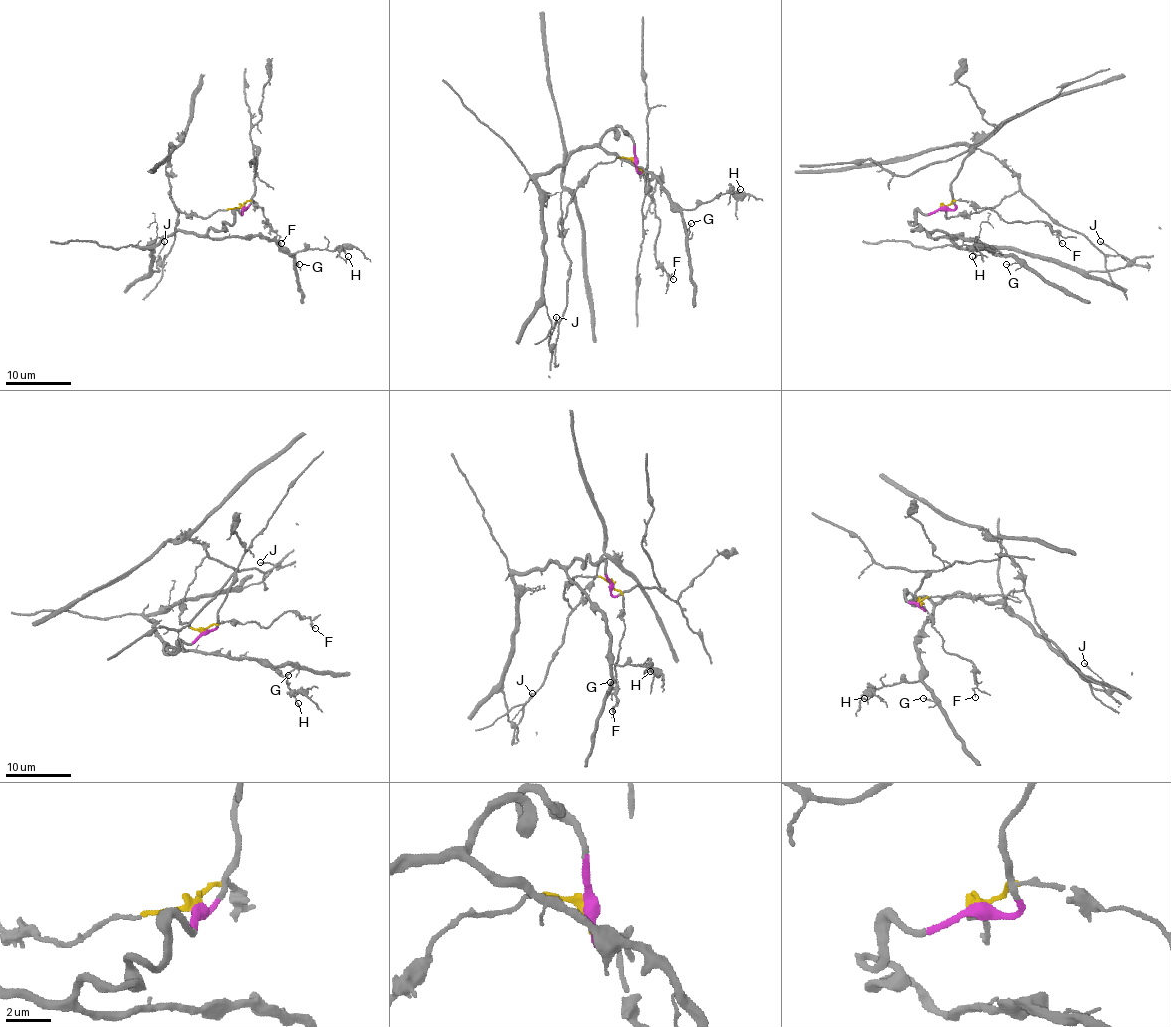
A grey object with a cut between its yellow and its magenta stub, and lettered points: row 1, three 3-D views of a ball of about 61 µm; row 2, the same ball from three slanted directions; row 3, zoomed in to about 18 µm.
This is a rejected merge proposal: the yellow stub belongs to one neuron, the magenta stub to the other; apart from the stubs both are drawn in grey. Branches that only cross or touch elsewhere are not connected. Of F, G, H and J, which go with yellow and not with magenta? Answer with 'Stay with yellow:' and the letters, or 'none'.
Stay with yellow: F

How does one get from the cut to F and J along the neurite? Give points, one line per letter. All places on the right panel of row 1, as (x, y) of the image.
F: (944, 207), (955, 200), (973, 202), (993, 209), (1006, 222), (1045, 222), (1060, 235), (1058, 240), (1062, 243)
J: (944, 207), (919, 210), (912, 230), (1085, 271), (1124, 268), (1099, 241)

